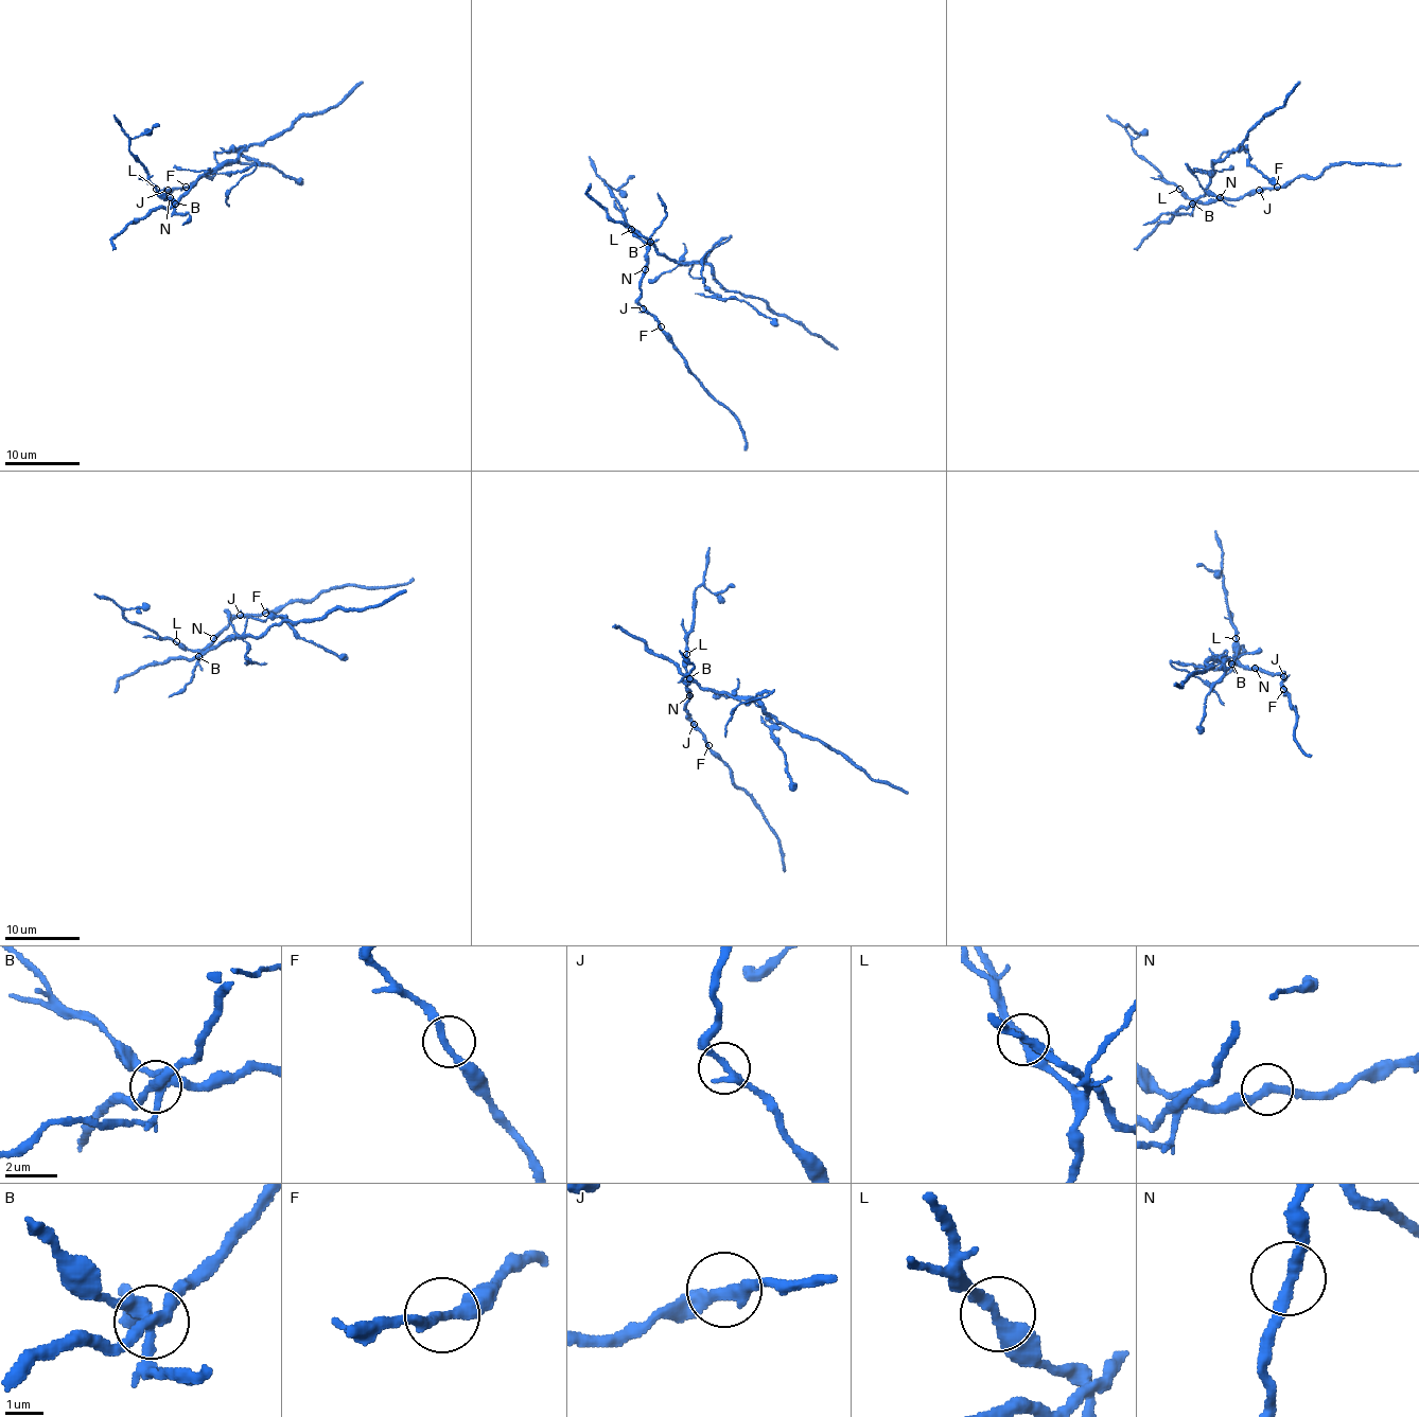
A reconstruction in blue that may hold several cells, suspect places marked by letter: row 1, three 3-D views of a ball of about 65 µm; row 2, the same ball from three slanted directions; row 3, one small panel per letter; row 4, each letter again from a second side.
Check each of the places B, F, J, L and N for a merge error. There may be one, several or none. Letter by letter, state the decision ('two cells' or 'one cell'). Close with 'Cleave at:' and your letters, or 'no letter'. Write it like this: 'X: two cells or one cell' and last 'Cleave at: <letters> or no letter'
B: two cells
F: one cell
J: one cell
L: two cells
N: one cell
Cleave at: B, L

